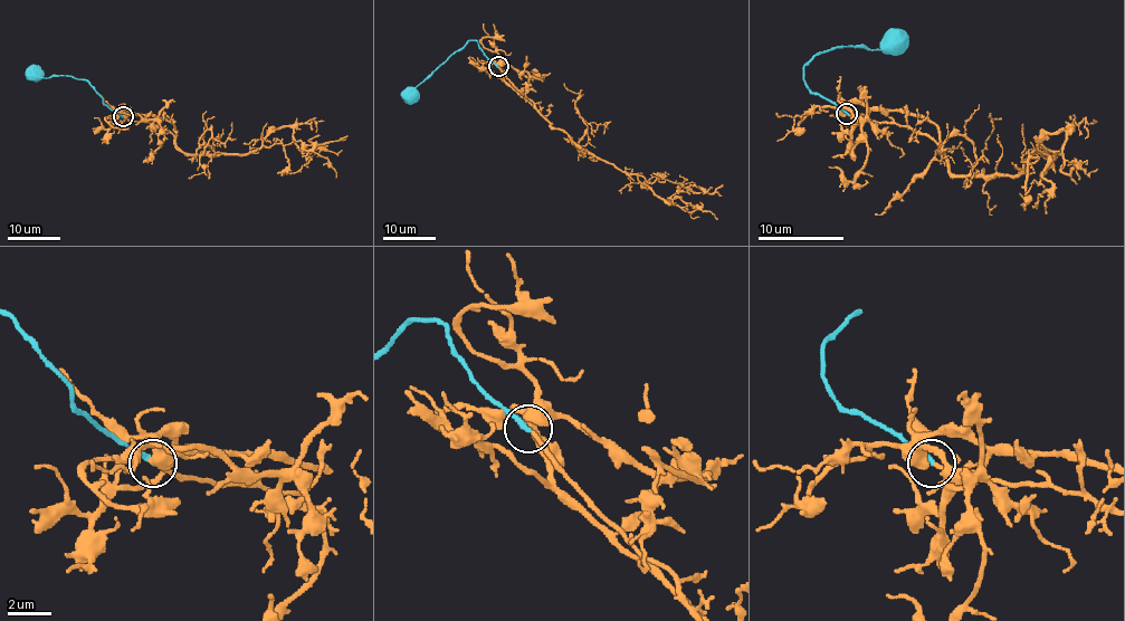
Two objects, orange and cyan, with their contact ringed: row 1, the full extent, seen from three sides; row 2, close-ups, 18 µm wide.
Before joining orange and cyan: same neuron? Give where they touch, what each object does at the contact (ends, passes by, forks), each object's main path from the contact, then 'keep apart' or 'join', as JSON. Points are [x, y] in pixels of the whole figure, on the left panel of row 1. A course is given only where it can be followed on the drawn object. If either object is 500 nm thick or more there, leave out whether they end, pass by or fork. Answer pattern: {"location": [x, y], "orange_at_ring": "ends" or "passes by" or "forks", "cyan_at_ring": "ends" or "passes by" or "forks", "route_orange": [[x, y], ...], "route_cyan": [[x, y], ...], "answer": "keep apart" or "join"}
{"location": [123, 116], "orange_at_ring": "passes by", "cyan_at_ring": "ends", "route_orange": [[123, 116], [165, 129], [190, 154], [246, 154], [274, 130], [289, 126], [306, 150], [327, 160], [336, 178]], "route_cyan": [[122, 116], [84, 79], [70, 76], [41, 77], [30, 67]], "answer": "join"}

